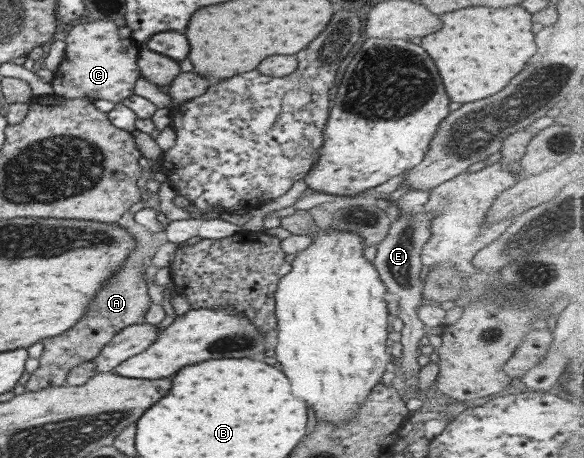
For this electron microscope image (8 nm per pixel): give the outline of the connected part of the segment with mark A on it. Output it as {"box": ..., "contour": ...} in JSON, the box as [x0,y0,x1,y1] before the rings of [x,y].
{"box":[24,252,151,392],"contour":[[[129,252],[124,261],[121,261],[121,268],[109,276],[91,302],[87,305],[87,310],[77,323],[71,326],[69,331],[43,339],[43,351],[38,358],[38,367],[31,372],[24,385],[24,391],[30,392],[48,388],[49,386],[66,385],[65,377],[69,370],[79,363],[93,359],[101,348],[121,329],[129,325],[141,325],[144,322],[145,310],[151,298],[147,294],[148,280],[142,279],[143,269],[141,260],[137,260],[134,252]]]}

